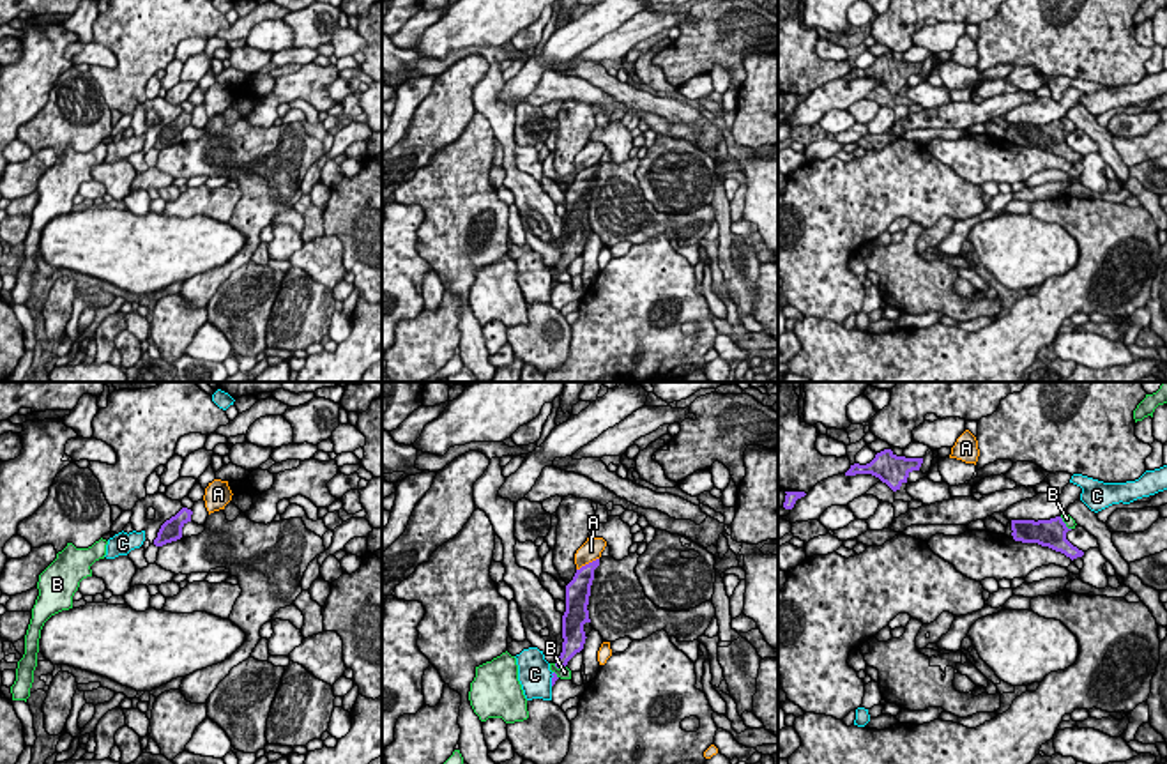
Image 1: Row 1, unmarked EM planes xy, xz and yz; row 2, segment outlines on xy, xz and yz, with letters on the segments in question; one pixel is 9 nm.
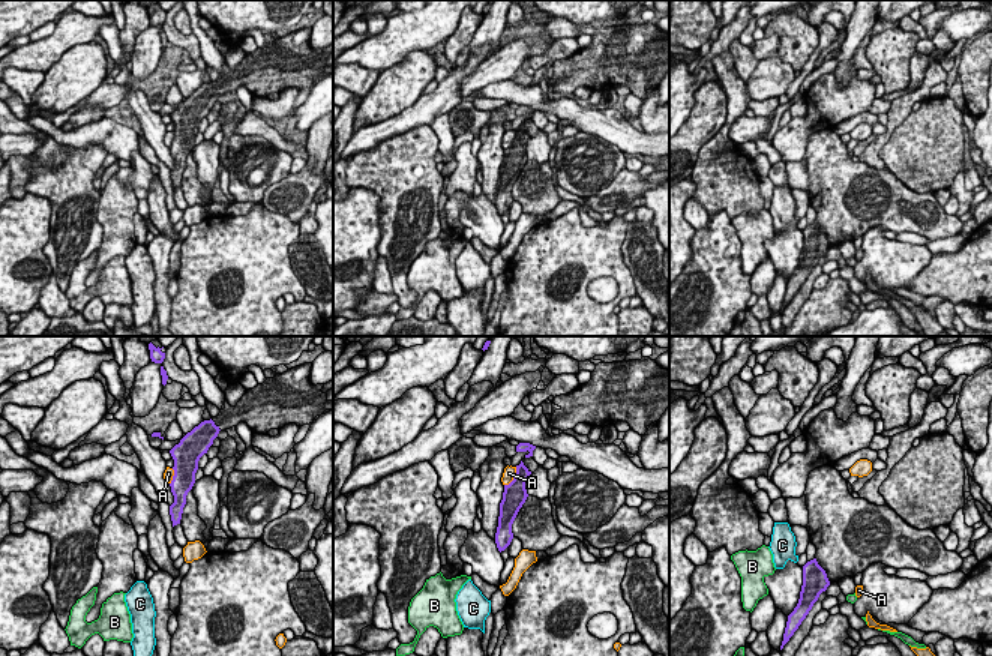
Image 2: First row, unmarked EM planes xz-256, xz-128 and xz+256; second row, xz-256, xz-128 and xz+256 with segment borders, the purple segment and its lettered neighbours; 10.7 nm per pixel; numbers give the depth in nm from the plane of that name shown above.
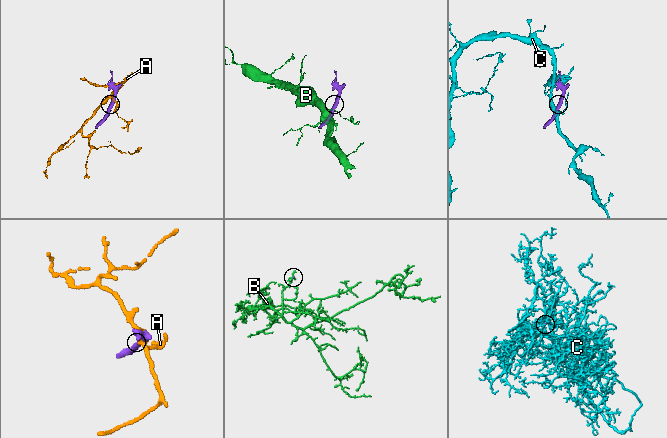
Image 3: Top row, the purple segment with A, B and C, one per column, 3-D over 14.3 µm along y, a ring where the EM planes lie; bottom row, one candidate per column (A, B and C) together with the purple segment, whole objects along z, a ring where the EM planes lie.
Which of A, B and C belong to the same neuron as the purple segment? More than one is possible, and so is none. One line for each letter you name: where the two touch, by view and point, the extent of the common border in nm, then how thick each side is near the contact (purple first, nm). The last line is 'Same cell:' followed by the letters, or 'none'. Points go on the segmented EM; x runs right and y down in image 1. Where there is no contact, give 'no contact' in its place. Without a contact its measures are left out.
Same cell: none

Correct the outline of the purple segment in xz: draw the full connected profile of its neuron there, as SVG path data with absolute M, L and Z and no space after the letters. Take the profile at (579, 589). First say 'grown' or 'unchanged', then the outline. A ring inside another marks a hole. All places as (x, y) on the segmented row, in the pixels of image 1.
unchanged; M599 559L576 569L573 580L566 585L566 612L562 615L562 653L555 660L555 667L562 668L568 661L584 649L585 631L584 624L589 619L589 596L594 580L594 569L599 566Z

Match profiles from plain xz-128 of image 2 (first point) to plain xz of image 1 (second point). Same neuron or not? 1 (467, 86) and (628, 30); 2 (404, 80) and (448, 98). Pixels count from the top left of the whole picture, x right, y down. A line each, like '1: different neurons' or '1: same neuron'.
1: same neuron
2: same neuron

